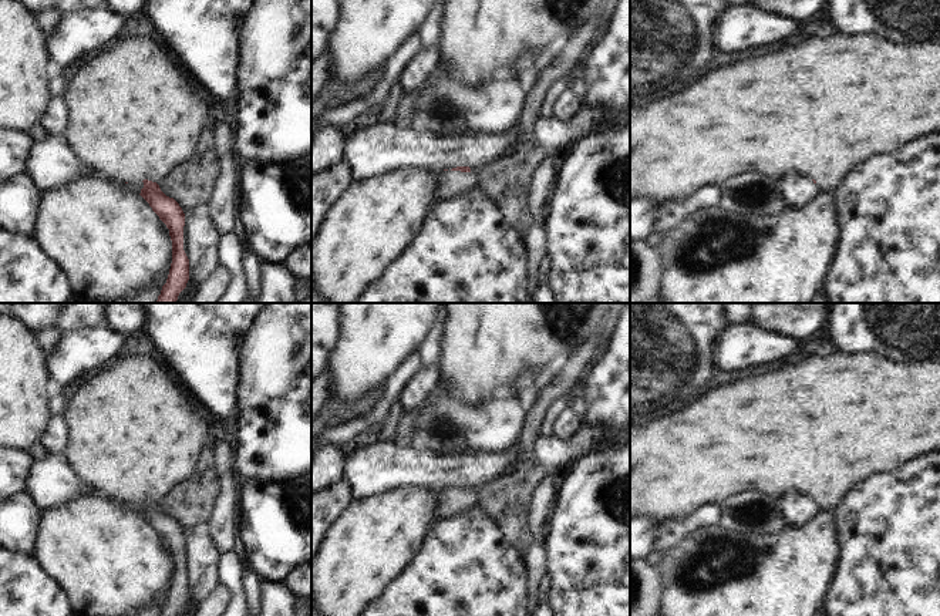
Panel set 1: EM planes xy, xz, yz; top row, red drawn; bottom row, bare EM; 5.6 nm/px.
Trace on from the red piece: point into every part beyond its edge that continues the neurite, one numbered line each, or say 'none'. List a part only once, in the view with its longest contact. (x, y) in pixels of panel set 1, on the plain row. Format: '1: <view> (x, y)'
1: xz (452, 501)

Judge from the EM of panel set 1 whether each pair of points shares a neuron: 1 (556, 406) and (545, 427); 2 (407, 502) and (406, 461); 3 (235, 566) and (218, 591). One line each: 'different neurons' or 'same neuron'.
1: same neuron
2: different neurons
3: different neurons

